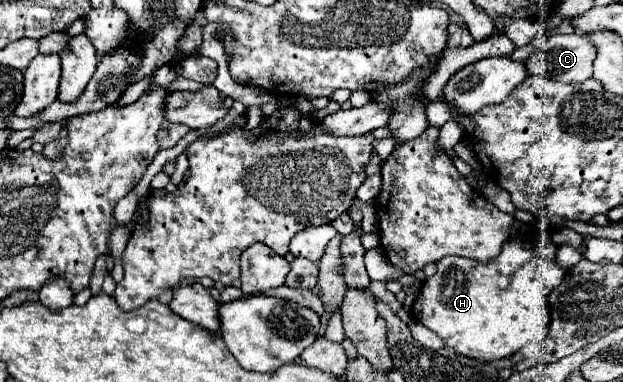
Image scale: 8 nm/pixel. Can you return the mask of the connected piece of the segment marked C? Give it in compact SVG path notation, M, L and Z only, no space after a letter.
M553 34L547 42L529 58L525 60L529 74L537 74L557 82L585 82L593 76L593 58L597 56L597 48L589 42L587 36L579 34Z

